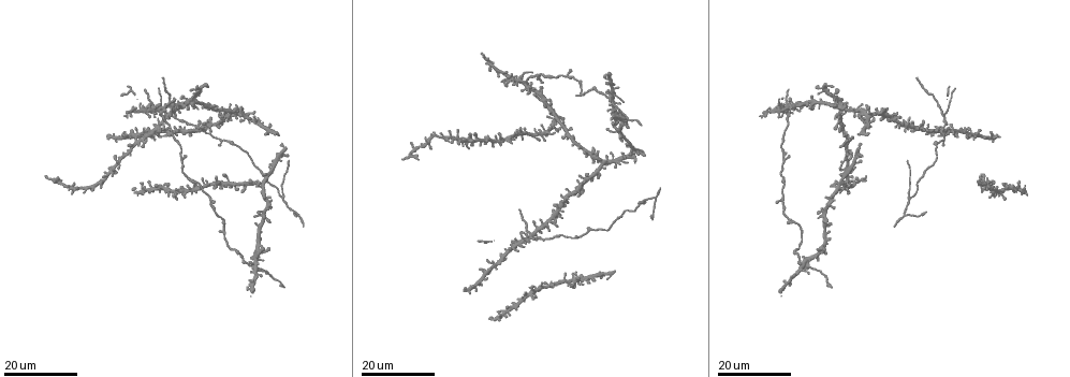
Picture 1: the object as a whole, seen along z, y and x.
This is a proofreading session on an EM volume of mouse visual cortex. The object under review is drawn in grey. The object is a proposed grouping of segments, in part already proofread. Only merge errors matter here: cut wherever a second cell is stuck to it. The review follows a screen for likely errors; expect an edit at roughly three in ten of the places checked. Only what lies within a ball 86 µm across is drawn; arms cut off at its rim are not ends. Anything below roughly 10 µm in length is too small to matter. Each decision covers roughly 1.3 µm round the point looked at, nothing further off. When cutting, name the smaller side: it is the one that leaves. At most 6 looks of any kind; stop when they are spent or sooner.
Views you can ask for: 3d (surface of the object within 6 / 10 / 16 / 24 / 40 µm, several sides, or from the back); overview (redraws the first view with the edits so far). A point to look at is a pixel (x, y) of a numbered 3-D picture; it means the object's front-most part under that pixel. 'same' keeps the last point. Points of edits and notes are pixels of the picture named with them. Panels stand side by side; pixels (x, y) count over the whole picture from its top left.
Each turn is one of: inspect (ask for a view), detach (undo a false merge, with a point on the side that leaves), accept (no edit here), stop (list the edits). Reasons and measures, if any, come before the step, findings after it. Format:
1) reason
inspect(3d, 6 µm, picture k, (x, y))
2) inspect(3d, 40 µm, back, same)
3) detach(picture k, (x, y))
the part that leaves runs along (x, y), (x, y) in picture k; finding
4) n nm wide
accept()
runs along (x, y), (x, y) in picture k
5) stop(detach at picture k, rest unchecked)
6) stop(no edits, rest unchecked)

four-way junction
inspect(3d, 24 µm, picture 1, (515, 78))

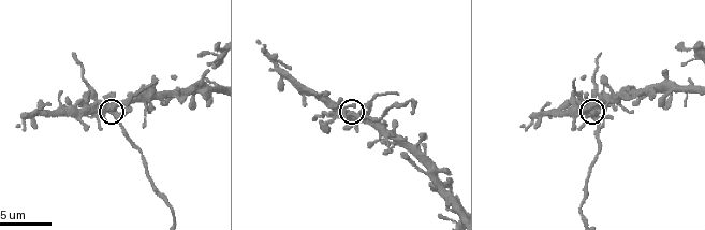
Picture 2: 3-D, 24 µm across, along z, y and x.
inspect(3d, 6 µm, picture 2, (112, 111))

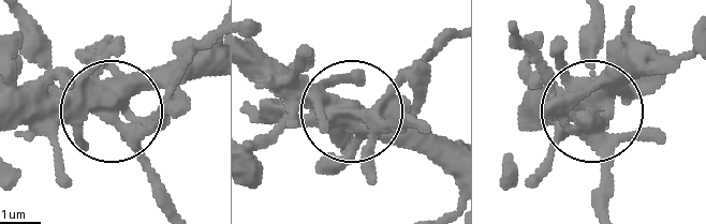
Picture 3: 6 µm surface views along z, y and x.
370 nm wide
accept()
one cell here

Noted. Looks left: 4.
inspect(3d, 24 µm, picture 1, (942, 116))

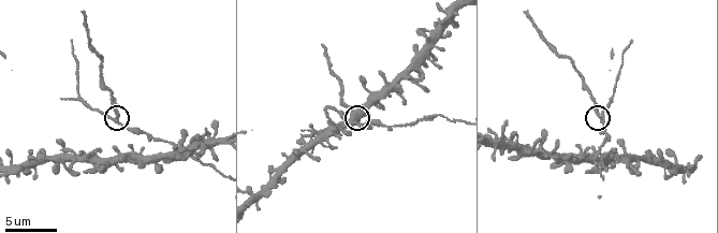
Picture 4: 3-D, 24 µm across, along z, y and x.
inspect(3d, 6 µm, picture 4, (116, 119))

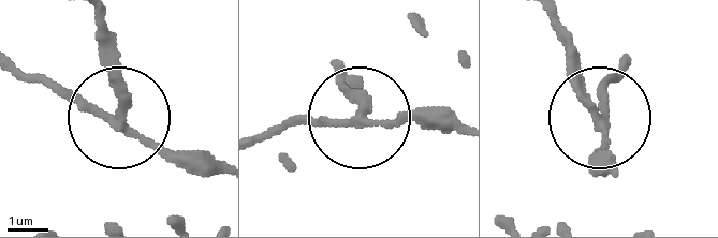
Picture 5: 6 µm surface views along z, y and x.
190 nm wide
detach(picture 5, (111, 64))
the part that leaves runs along (123, 119), (103, 20) in picture 5; a second cell is stuck on

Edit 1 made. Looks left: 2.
inspect(3d, 16 µm, picture 1, (808, 264))

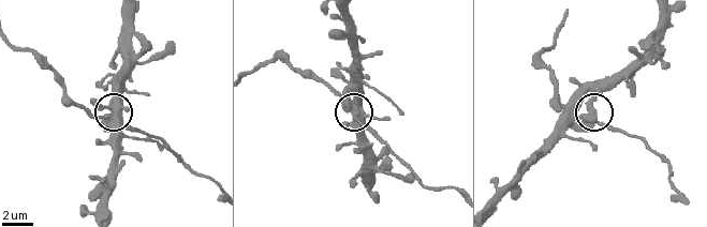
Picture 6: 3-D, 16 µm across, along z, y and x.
inspect(3d, 6 µm, picture 6, (591, 106))

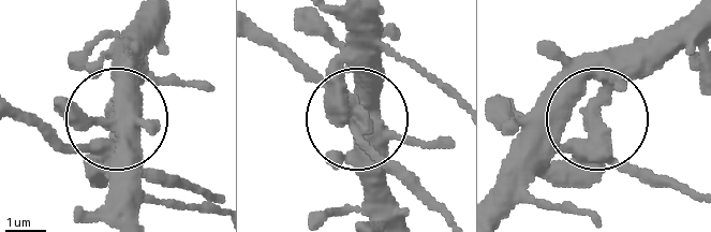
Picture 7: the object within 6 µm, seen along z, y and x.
400 nm wide
accept()
one cell here

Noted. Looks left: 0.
stop(detach at picture 5, rest unchecked)

